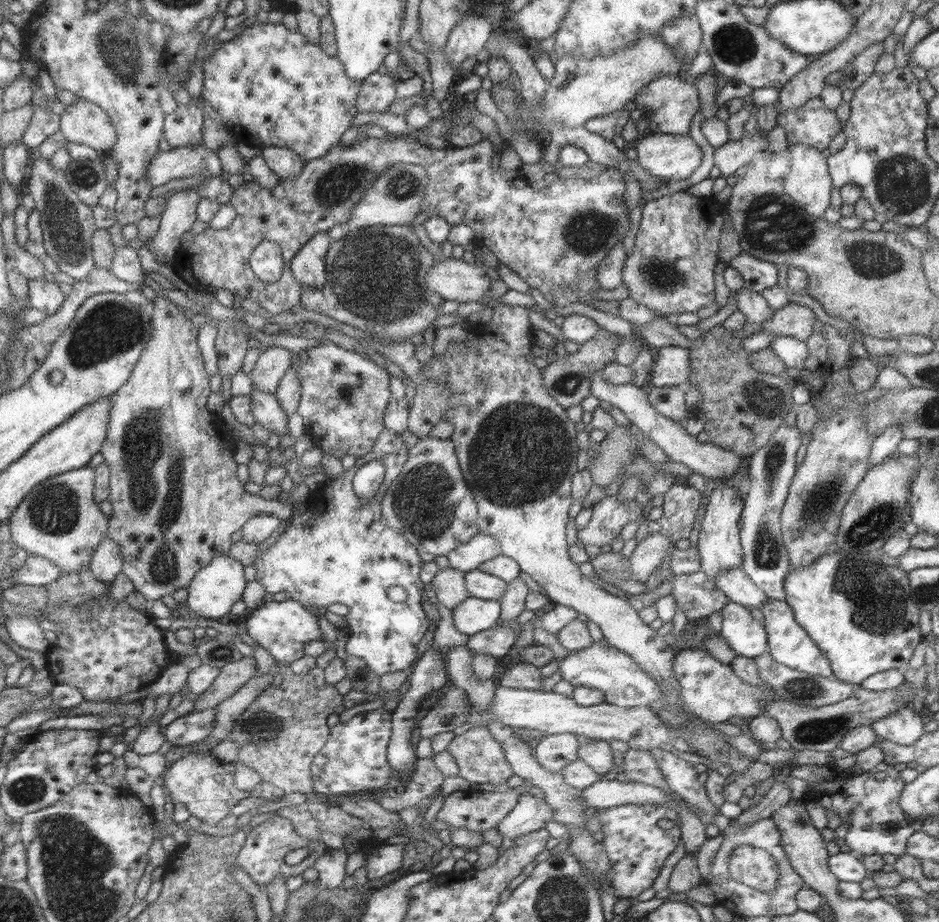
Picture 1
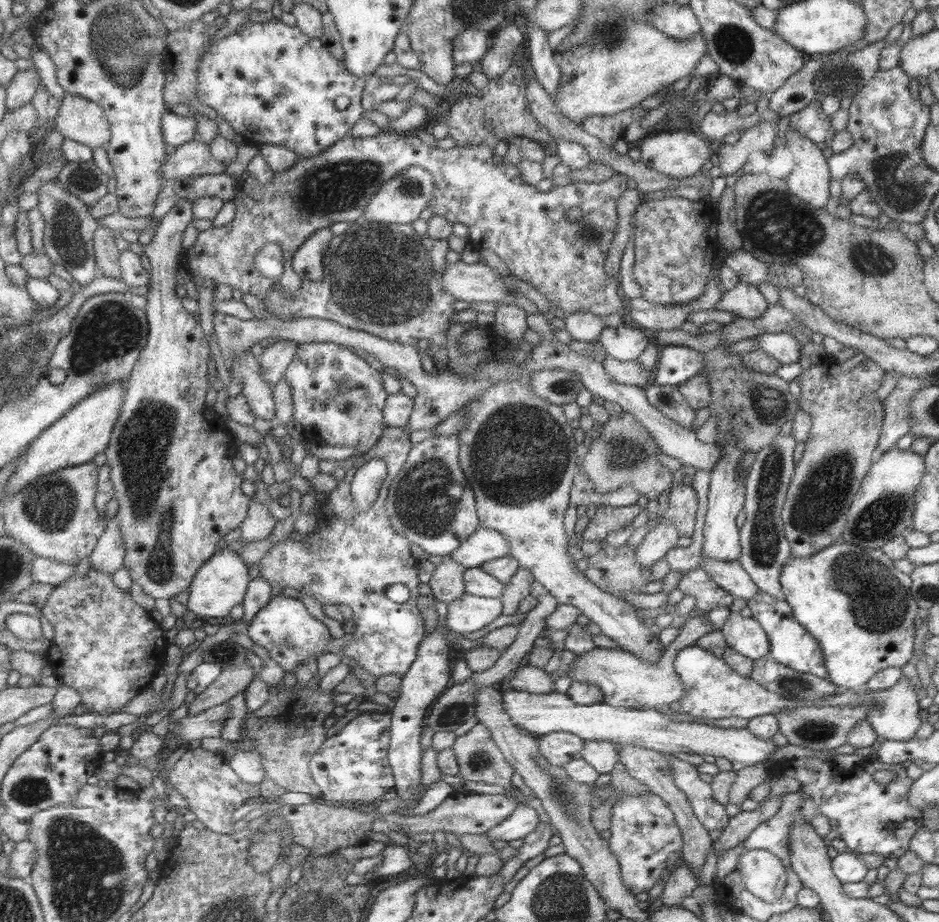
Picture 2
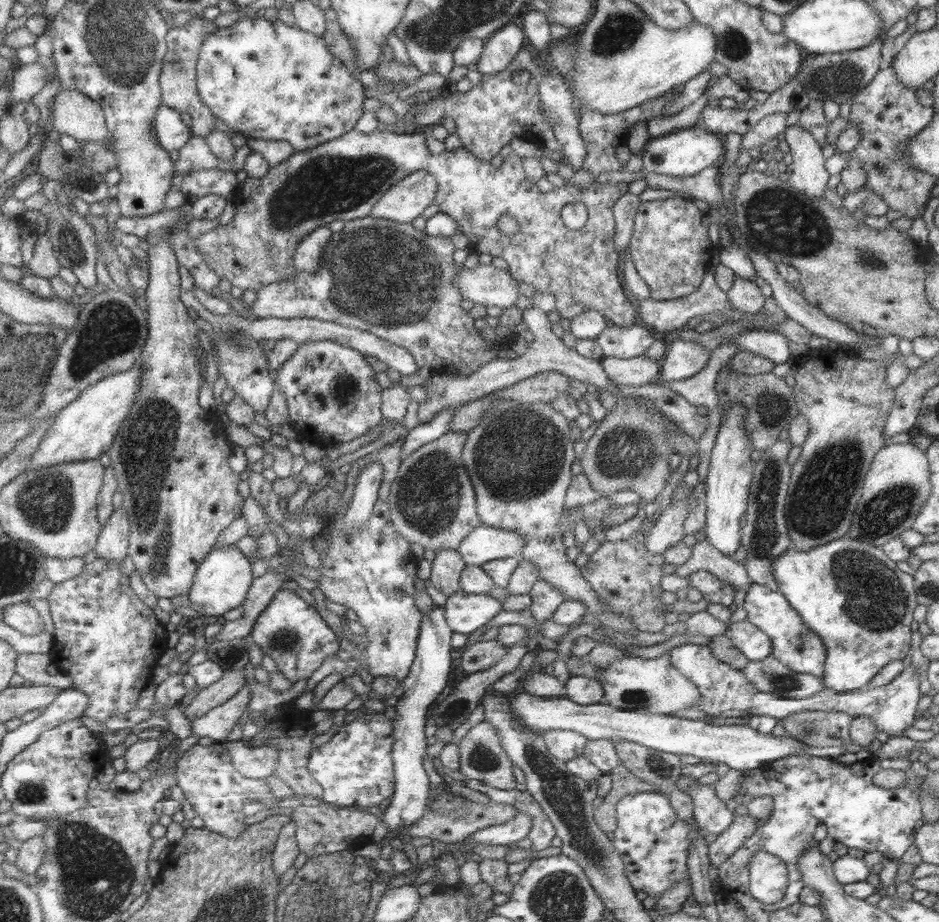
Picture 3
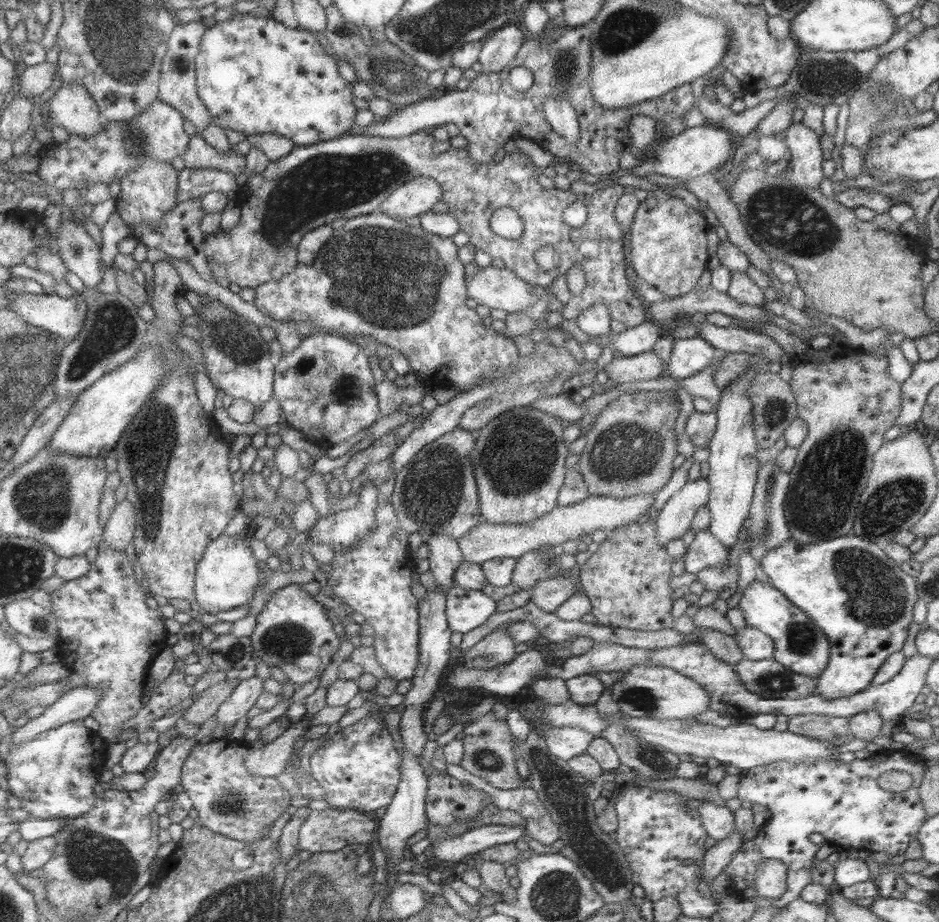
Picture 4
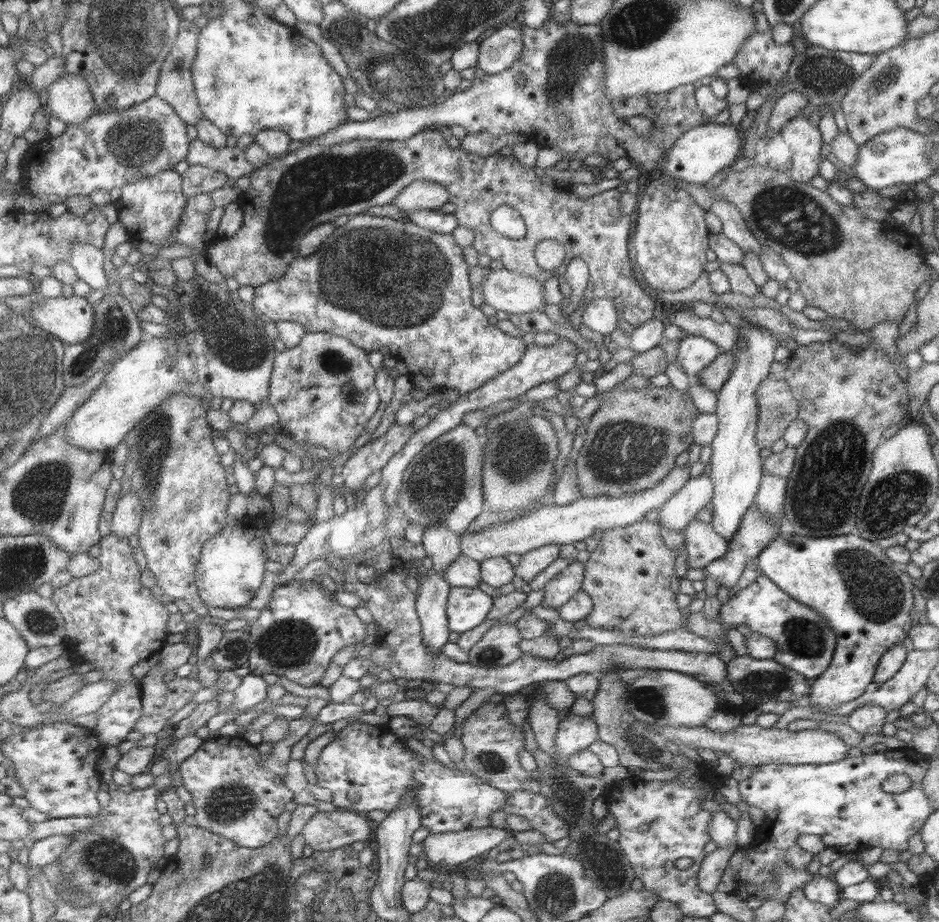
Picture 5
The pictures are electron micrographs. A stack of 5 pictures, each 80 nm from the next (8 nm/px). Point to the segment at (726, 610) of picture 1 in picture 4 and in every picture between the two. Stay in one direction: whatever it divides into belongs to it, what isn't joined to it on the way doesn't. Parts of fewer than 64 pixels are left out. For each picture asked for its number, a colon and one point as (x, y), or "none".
2: (744, 635)
3: (754, 644)
4: (755, 645)

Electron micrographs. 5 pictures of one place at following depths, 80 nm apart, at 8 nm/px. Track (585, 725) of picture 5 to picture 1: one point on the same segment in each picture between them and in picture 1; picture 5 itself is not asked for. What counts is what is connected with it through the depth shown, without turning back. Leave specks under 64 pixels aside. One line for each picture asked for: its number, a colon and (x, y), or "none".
1: (554, 751)
2: (558, 748)
3: (564, 745)
4: (564, 743)

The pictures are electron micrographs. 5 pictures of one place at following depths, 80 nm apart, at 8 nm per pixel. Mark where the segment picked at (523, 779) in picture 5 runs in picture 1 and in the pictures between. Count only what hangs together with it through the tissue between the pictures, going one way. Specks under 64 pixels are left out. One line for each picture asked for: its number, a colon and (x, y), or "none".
1: (480, 759)
2: (479, 759)
3: (482, 757)
4: (488, 745)

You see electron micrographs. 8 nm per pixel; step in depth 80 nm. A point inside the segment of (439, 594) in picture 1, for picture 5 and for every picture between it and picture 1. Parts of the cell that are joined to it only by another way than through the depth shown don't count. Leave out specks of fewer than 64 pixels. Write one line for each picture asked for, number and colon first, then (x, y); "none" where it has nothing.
2: (446, 583)
3: (446, 567)
4: (444, 555)
5: (442, 546)

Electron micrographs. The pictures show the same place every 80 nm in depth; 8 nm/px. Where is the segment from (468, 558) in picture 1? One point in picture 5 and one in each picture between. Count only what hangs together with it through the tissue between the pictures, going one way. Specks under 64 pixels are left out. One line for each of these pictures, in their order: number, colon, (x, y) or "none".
2: (482, 545)
3: (484, 543)
4: (485, 541)
5: (551, 524)

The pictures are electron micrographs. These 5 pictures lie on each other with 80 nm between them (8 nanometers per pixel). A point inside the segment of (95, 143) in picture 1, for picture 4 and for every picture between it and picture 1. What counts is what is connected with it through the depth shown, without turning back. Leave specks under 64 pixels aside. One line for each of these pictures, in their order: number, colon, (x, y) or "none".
2: (81, 119)
3: (73, 112)
4: (72, 106)

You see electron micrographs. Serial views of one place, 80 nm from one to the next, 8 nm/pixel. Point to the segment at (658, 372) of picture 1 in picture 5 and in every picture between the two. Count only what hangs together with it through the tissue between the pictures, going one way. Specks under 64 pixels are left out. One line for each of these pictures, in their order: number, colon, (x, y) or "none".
2: (677, 363)
3: (682, 359)
4: (689, 355)
5: (694, 353)

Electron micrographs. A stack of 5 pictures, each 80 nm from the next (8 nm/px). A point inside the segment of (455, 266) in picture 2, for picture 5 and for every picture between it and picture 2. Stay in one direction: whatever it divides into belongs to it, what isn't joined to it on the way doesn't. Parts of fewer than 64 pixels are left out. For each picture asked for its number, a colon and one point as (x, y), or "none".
3: (490, 286)
4: (497, 288)
5: (514, 293)

